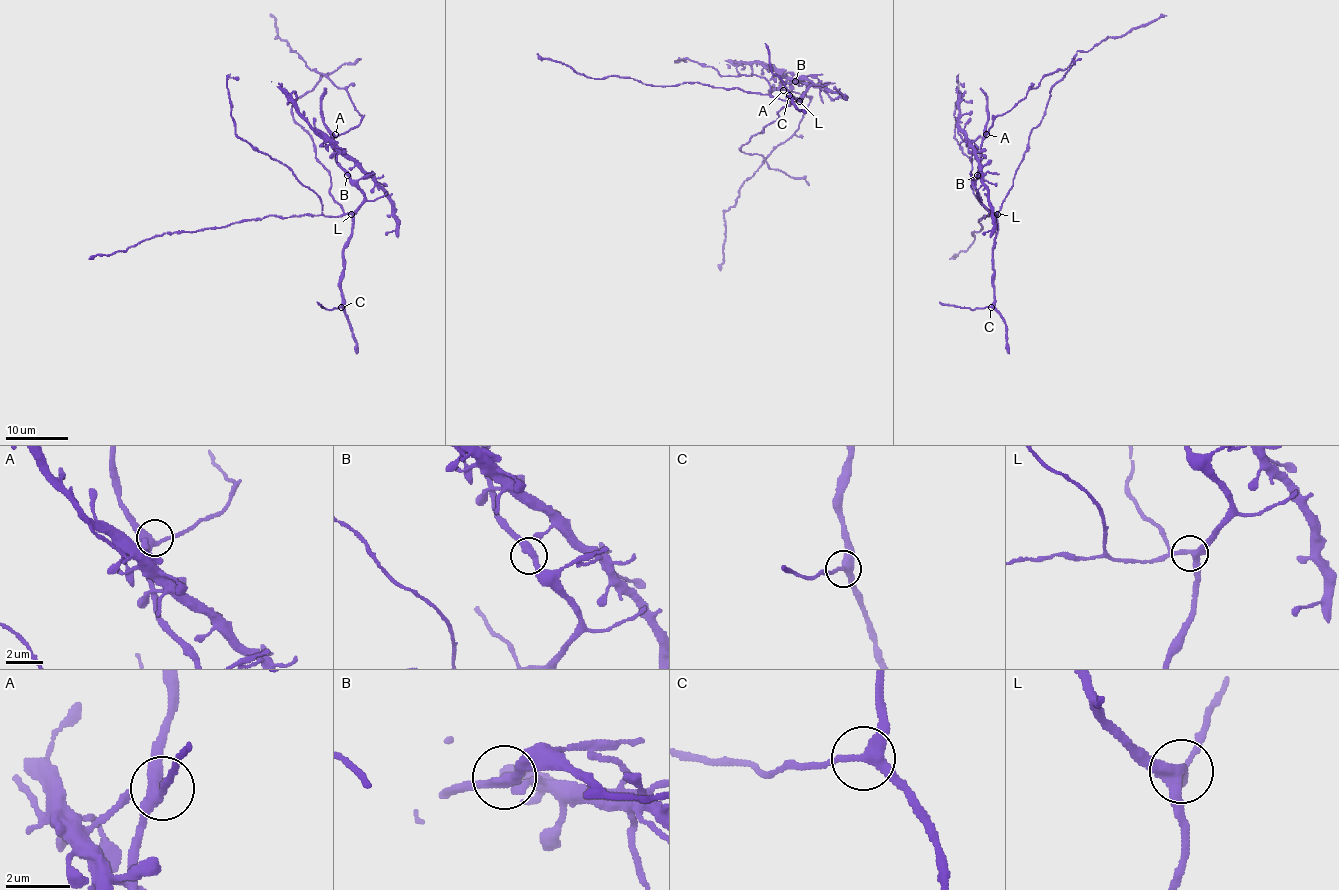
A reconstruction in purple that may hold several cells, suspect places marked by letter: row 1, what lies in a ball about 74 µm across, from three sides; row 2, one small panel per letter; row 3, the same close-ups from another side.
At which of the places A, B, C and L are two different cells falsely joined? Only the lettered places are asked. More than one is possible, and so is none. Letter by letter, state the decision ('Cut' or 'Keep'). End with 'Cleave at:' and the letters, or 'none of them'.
A: Keep
B: Keep
C: Keep
L: Keep
Cleave at: none of them

